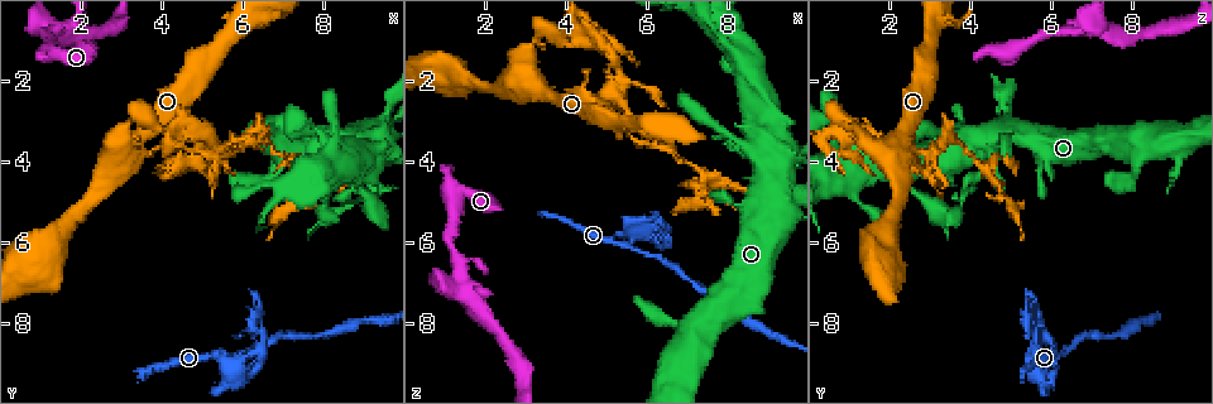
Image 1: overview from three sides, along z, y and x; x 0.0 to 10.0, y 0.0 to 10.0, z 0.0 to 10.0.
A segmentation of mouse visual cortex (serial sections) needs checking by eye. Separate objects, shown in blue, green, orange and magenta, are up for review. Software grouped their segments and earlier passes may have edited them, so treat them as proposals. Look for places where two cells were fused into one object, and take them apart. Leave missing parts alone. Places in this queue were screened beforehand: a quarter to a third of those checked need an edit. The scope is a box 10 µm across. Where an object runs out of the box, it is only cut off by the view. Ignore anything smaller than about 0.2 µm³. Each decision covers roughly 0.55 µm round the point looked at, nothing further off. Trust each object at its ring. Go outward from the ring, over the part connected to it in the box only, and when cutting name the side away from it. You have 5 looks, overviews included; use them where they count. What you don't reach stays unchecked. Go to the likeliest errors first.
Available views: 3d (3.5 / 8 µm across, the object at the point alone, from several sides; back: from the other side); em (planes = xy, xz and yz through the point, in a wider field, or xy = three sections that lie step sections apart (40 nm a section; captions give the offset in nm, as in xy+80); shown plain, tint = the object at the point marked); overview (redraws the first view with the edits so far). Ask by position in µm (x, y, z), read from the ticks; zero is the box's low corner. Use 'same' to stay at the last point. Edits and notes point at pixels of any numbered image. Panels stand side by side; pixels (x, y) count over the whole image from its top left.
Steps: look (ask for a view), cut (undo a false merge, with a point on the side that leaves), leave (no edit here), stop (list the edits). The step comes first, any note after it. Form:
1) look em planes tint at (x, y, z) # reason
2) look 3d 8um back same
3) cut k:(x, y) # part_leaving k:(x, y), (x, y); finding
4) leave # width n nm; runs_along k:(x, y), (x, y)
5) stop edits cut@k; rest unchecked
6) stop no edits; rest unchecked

look 3d 8um at (4.20, 3.25, 1.05) # thin neck

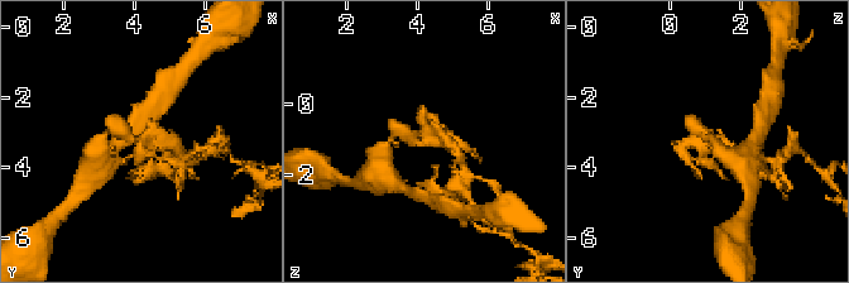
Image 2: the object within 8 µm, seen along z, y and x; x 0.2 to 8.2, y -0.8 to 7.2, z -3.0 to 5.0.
look 3d 3.5um same

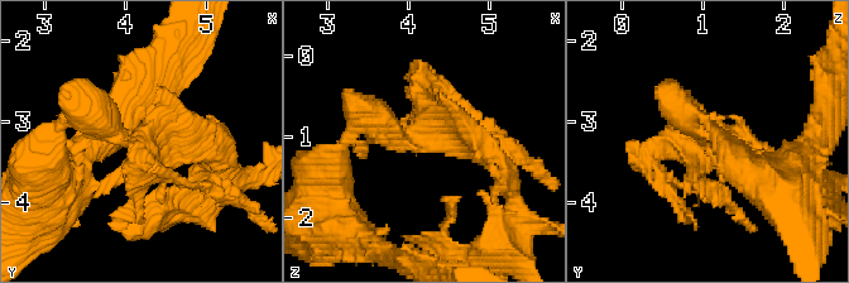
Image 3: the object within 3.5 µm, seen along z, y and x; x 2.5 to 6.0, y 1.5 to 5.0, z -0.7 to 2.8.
look em xy step 1 tint at (4.15, 3.30, 1.05) # shape alone is not enough

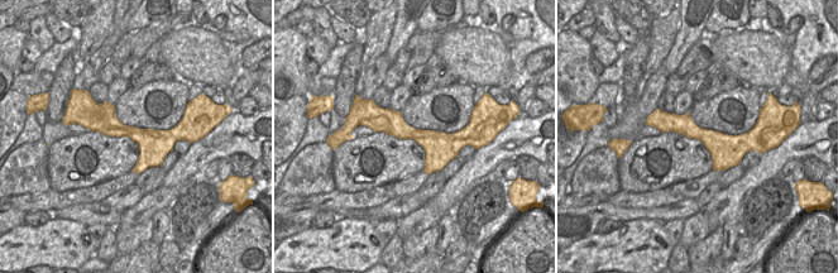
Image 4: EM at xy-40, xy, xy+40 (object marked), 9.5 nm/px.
leave # continuous, no second cell

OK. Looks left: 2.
look em xy step 3 tint at (5.35, 3.75, 2.30) # a narrow waist

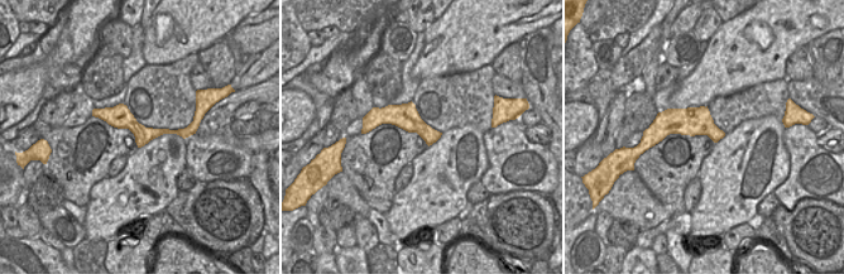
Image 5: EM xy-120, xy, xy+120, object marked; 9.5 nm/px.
look 3d 3.5um same # see where the arms go

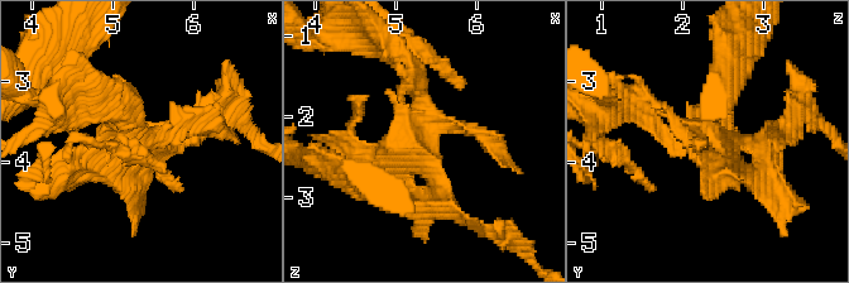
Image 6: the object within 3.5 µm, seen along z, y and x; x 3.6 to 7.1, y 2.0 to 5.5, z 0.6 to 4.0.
leave # runs_along 5:(95, 113), (140, 131), (192, 126); one cell here

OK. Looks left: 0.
stop no edits; rest unchecked

